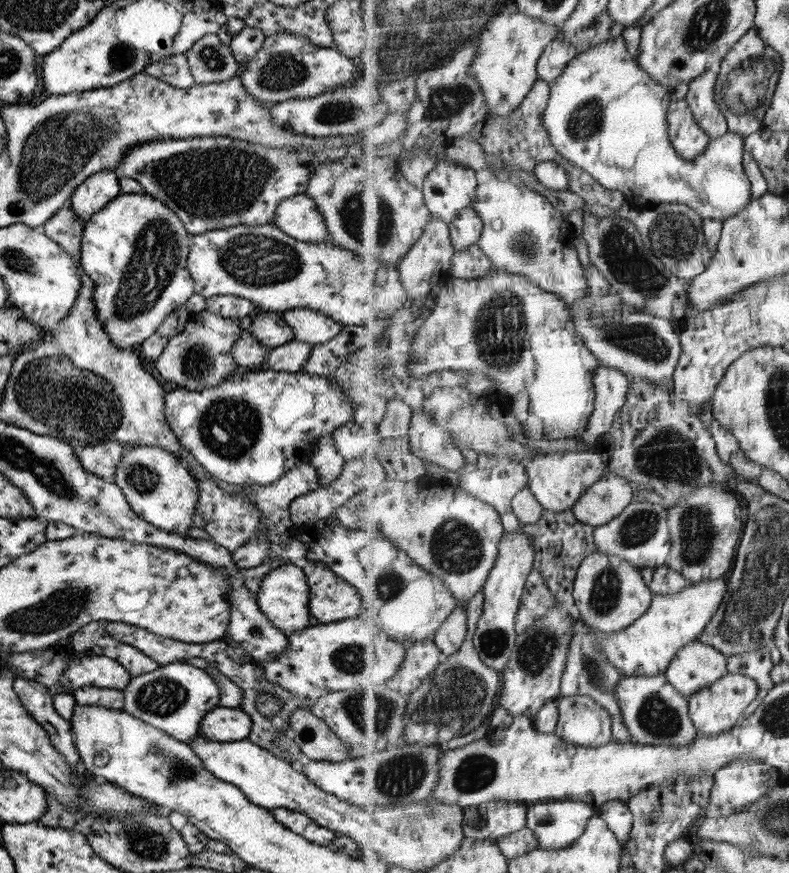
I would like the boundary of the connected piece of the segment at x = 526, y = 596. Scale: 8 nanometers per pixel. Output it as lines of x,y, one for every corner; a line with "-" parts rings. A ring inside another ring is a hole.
533,568
529,573
516,618
518,634
524,633
538,618
556,609
557,605
558,600
552,595
544,576
539,569

